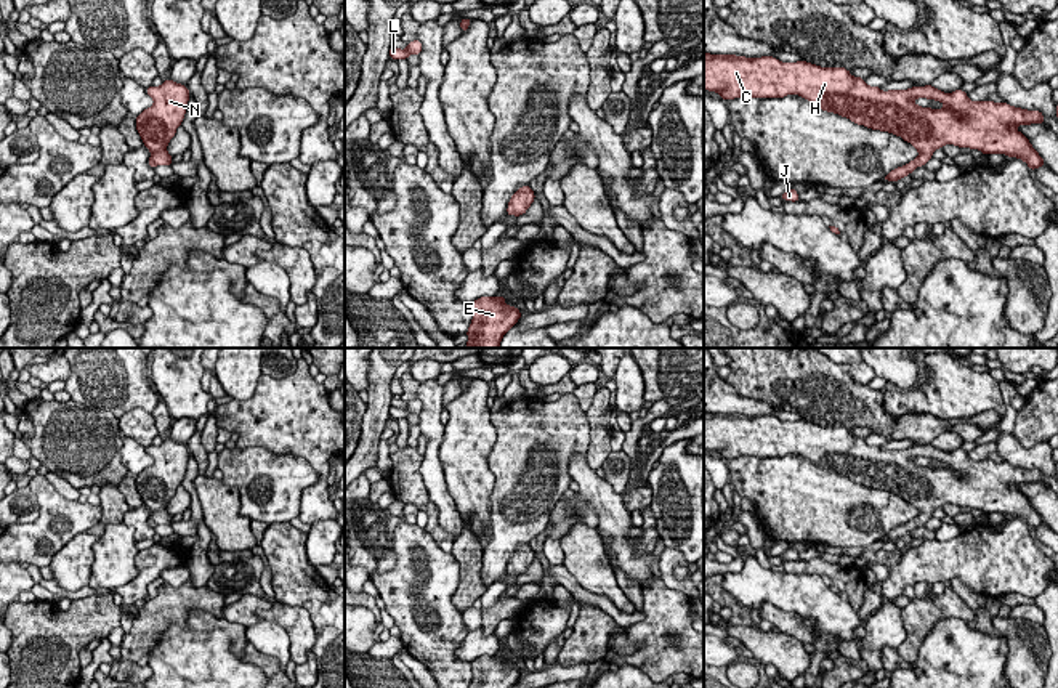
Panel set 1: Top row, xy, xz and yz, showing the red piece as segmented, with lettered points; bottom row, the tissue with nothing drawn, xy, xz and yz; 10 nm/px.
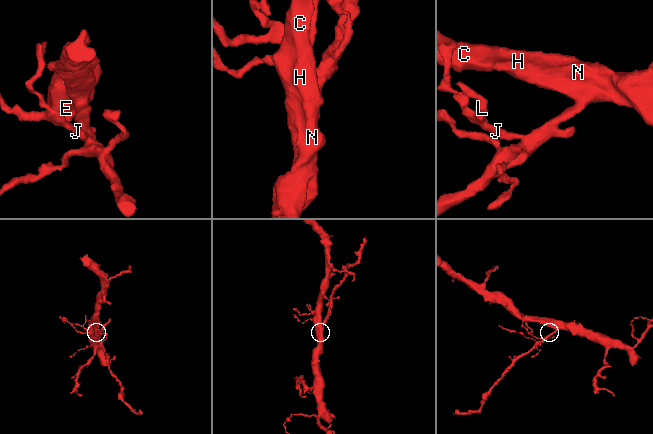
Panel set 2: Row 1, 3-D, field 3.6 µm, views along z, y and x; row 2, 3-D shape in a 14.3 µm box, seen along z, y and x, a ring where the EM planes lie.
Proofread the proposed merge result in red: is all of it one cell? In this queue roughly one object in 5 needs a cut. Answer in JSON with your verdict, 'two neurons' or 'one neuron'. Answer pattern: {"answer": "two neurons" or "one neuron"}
{"answer": "one neuron"}

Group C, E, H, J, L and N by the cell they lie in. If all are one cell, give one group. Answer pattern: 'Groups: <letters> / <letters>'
Groups: C E H J L N

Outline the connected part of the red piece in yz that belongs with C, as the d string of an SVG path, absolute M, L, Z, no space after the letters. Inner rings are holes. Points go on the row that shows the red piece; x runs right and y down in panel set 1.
M704 53L704 90L717 91L723 99L741 96L763 99L798 95L816 107L846 117L858 125L901 136L919 151L919 156L885 175L883 180L886 181L898 181L911 175L917 167L923 167L936 149L946 144L978 149L984 156L1000 152L1007 157L1016 157L1026 162L1031 170L1045 165L1029 140L1016 130L1018 125L1044 123L1040 111L1028 111L987 99L976 103L963 90L944 93L931 85L917 85L907 90L882 91L880 87L869 87L862 77L851 75L845 67L821 67L803 59L782 63L773 56L745 58L710 53ZM917 98L939 101L944 107L931 109L917 106L914 103Z

